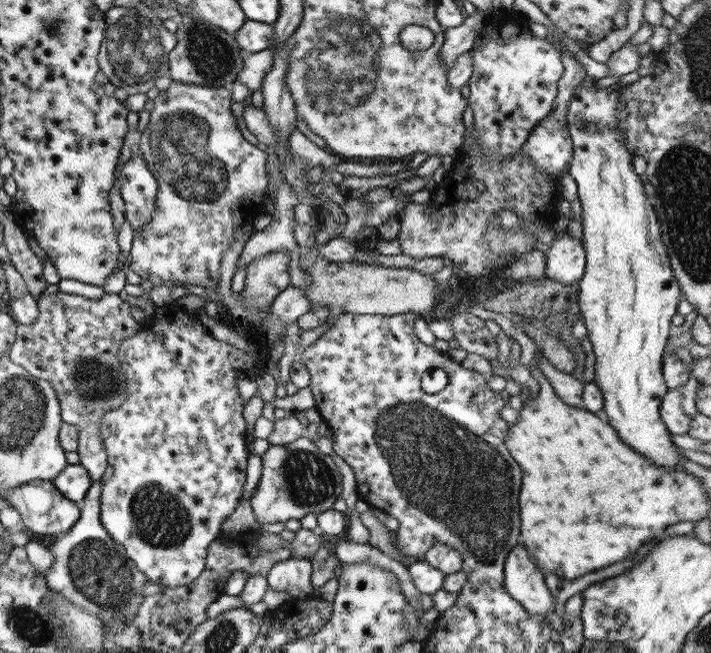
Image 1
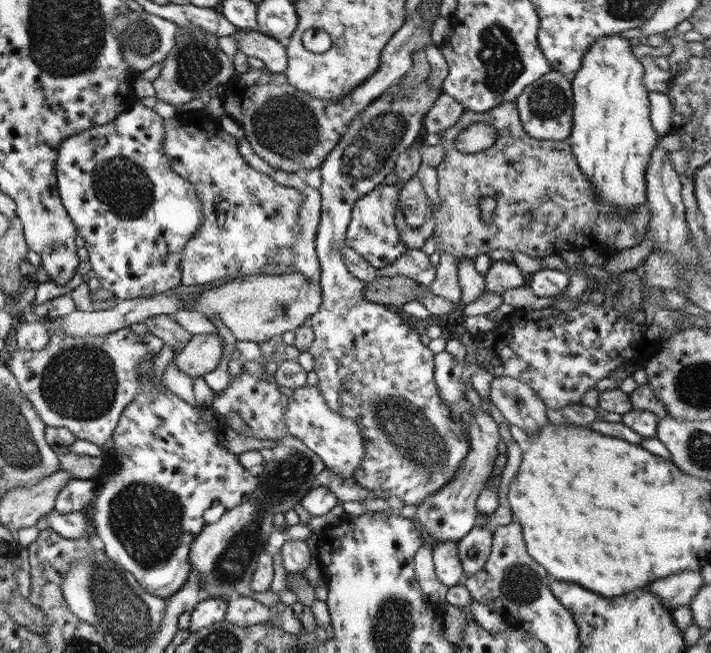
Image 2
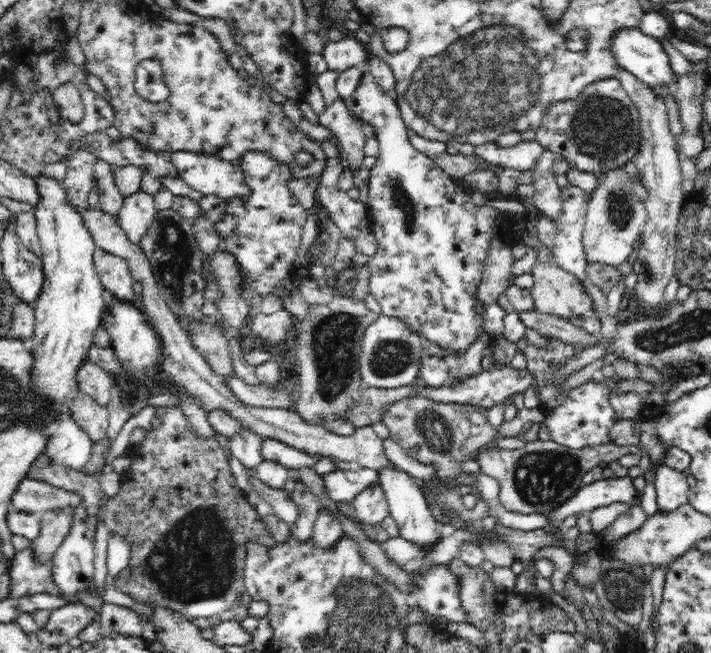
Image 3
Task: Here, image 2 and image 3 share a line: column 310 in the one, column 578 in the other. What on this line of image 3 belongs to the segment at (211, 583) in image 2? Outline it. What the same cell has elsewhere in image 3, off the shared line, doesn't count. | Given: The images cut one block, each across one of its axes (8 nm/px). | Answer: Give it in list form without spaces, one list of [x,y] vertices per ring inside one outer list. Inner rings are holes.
[[[498,435],[496,438],[496,445],[489,446],[484,444],[480,446],[475,452],[477,457],[473,460],[478,463],[480,467],[480,473],[486,474],[491,478],[498,480],[500,484],[500,490],[498,490],[498,499],[506,510],[512,510],[512,512],[520,512],[520,514],[546,514],[554,510],[556,506],[560,506],[562,502],[566,502],[570,496],[576,490],[582,488],[582,477],[586,472],[592,470],[594,467],[605,467],[610,462],[619,461],[620,458],[625,457],[629,453],[632,455],[638,455],[644,458],[646,453],[641,446],[618,446],[612,442],[605,445],[598,446],[586,446],[585,449],[576,450],[564,445],[560,445],[554,441],[541,442],[536,439],[530,442],[526,442],[525,447],[517,450],[509,450],[498,447],[497,440],[500,439]]]

